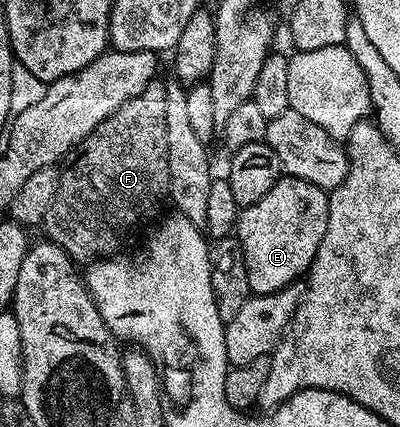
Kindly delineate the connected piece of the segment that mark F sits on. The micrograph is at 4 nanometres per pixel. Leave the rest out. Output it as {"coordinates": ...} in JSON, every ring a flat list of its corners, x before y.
{"coordinates":[[157,80,149,82,147,88,143,88,143,92,139,92,139,96,127,100,127,104,123,104,118,110,111,112,111,116,107,116,107,120,103,120,99,124,99,128,95,128,95,132,87,135,85,141,81,143,76,151,76,154,77,159,69,167,64,167,61,170,61,182,57,185,55,200,51,204,51,208,47,208,43,231,45,230,44,237,59,248,63,248,65,253,73,259,74,263,88,264,98,261,102,256,116,255,120,251,117,249,121,246,121,237,132,226,139,225,161,201,166,201,169,192,169,161,167,160,167,96,165,95,164,85]]}

